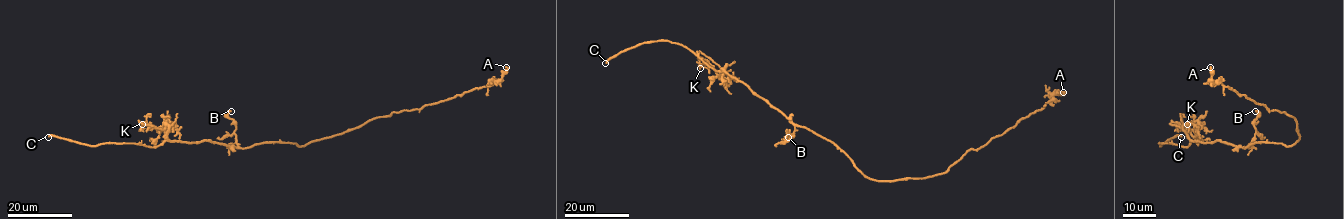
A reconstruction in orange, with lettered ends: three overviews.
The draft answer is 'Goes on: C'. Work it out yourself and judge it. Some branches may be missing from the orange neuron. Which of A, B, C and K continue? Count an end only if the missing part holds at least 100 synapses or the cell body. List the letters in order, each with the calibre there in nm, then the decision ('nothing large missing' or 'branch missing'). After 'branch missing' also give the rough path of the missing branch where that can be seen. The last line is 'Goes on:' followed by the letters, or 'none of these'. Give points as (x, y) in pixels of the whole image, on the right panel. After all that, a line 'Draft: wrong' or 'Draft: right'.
A: calibre 160 nm; nothing large missing
B: calibre 220 nm; nothing large missing
C: calibre 200 nm; branch missing
K: calibre 110 nm; nothing large missing
Goes on: C
Draft: right

